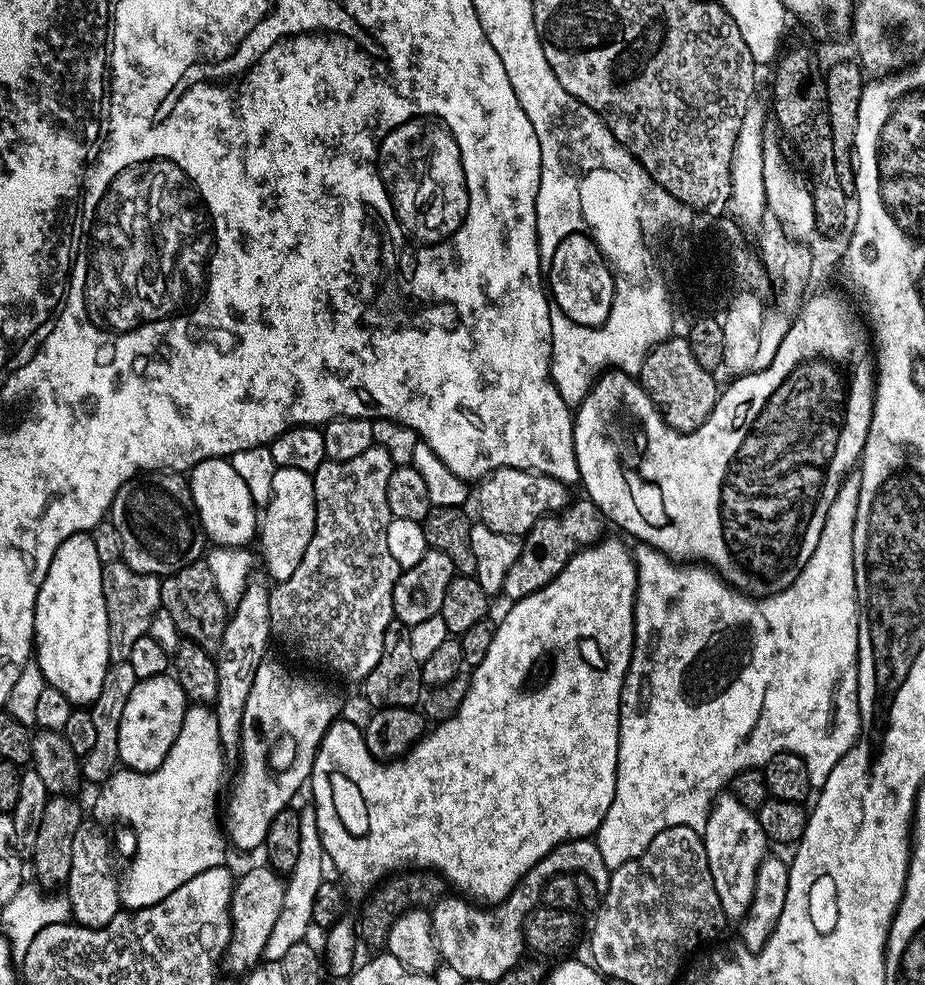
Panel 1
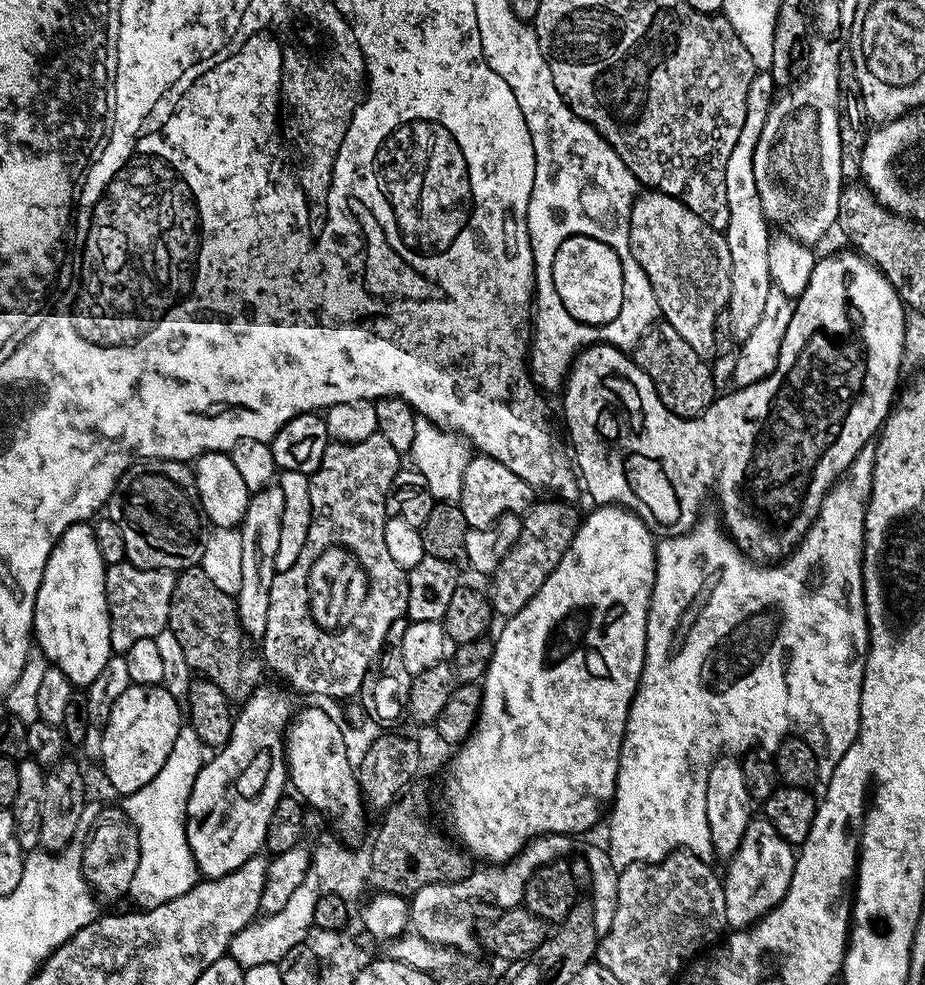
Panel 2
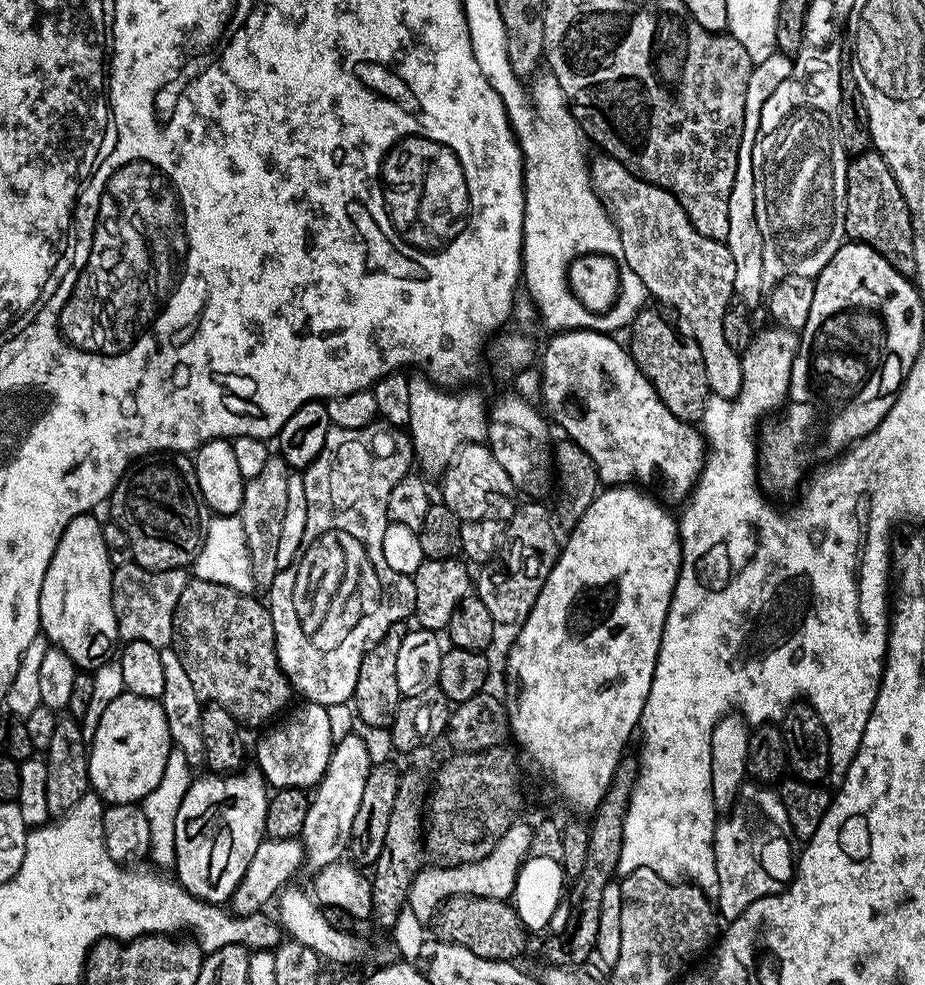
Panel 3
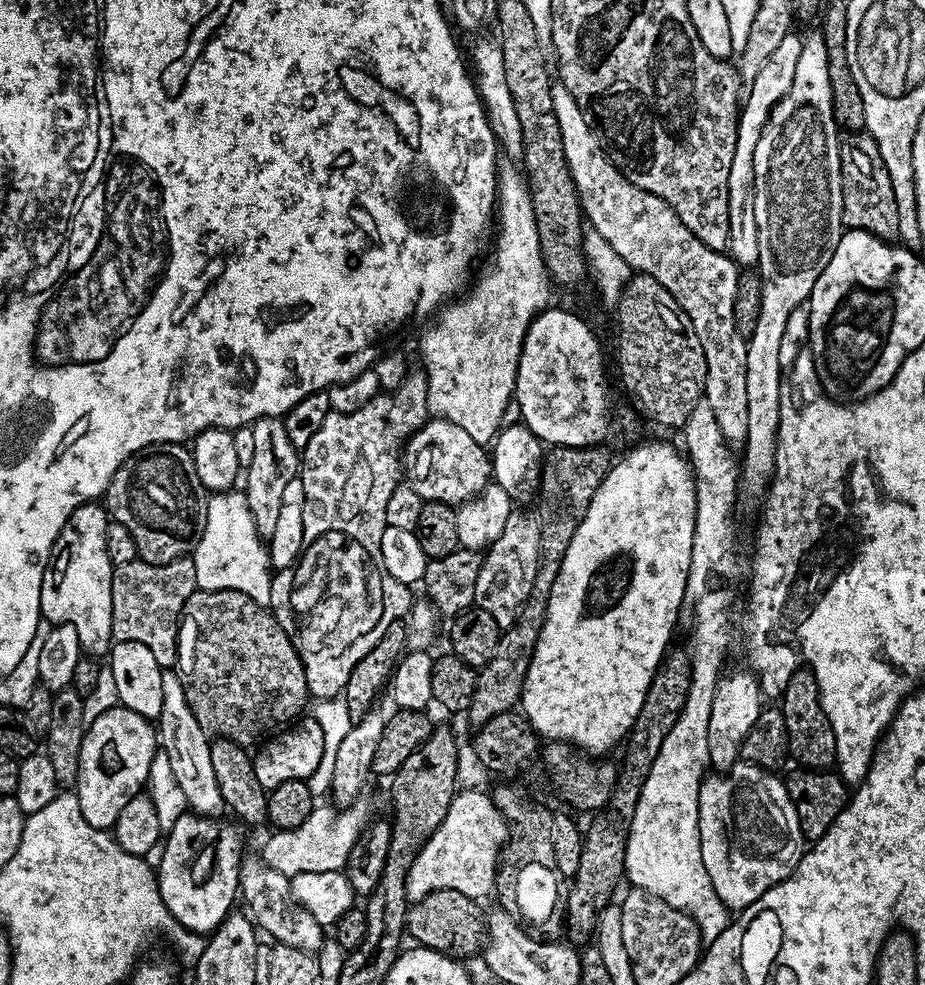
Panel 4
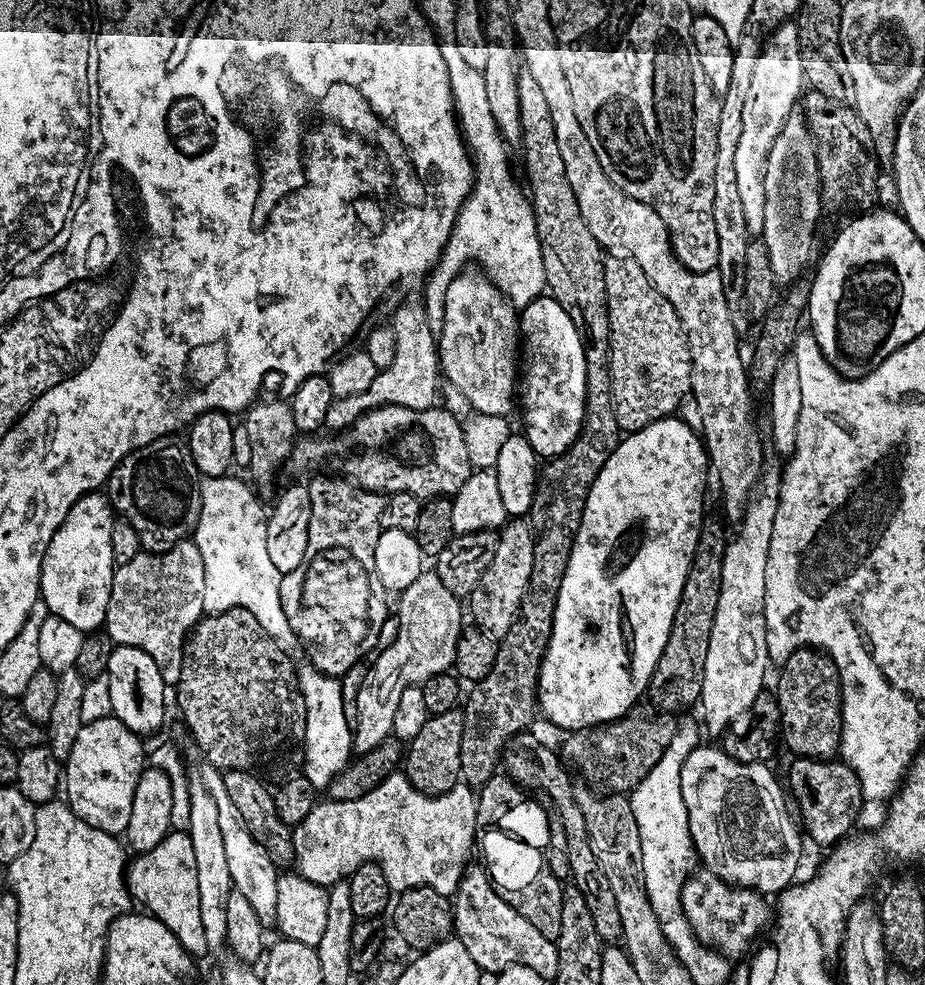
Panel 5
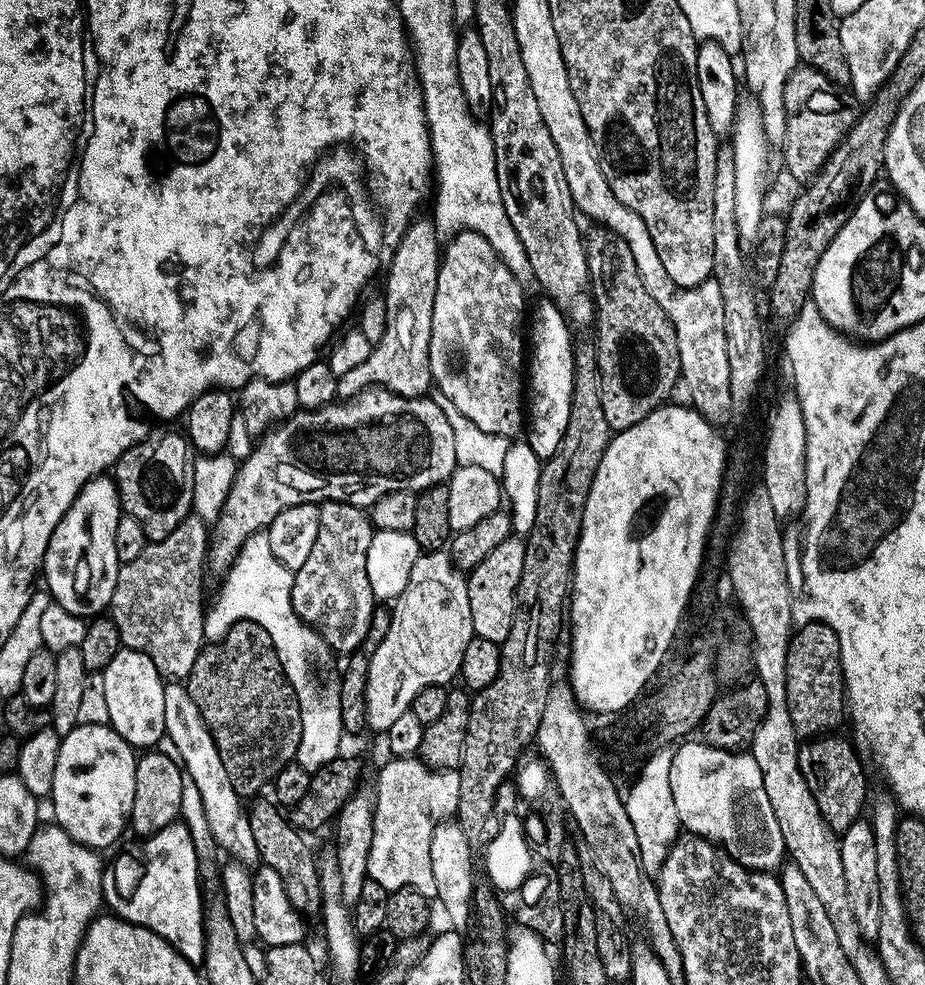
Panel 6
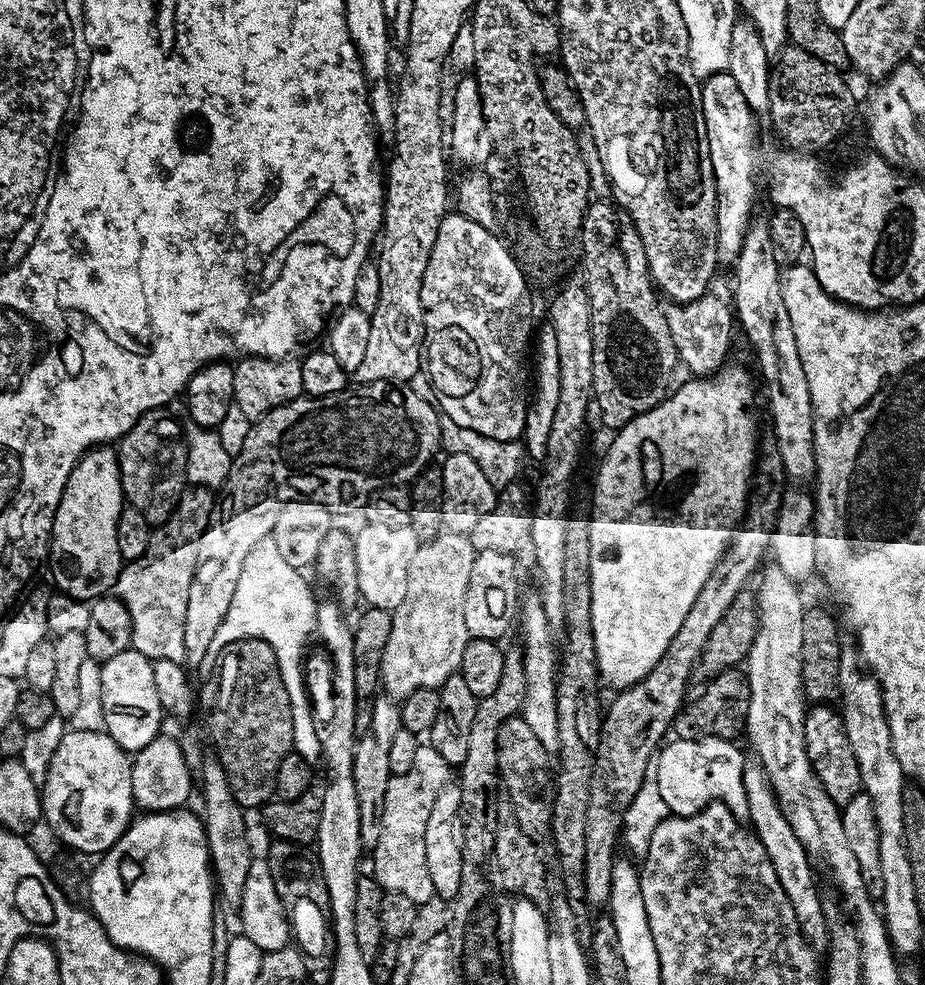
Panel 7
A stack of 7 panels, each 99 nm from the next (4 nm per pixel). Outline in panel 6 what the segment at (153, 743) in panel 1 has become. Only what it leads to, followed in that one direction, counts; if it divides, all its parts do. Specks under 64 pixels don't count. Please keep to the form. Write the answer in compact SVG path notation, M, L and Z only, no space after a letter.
M79 723L74 730L70 730L70 734L61 736L50 797L52 812L56 815L53 816L55 823L59 824L62 830L66 830L70 838L88 848L105 850L104 848L110 847L123 834L124 828L126 832L132 818L137 759L137 753L133 748L108 724Z

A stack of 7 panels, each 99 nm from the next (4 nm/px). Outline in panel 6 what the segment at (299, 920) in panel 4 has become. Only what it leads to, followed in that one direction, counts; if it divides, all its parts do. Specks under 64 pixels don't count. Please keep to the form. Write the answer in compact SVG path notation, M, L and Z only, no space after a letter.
M165 683L164 697L166 698L164 735L167 740L174 742L174 746L178 746L179 763L187 776L194 778L198 794L202 794L202 806L206 806L206 820L210 822L210 830L217 845L223 851L225 848L232 855L229 857L237 863L257 863L260 860L258 847L254 844L253 831L250 830L248 813L242 803L242 797L236 793L234 786L230 786L230 774L226 774L226 766L222 766L222 758L218 758L218 746L214 746L214 738L202 714L198 714L194 698L190 698L187 683Z

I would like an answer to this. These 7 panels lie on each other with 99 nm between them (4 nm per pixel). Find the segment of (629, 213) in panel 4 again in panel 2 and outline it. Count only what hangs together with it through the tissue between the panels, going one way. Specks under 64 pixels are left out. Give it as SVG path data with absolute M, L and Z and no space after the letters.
M644 190L641 193L637 200L635 197L631 201L632 213L628 215L630 250L650 282L654 298L658 298L663 323L674 326L674 330L678 330L678 334L682 334L683 340L692 347L694 354L711 361L712 355L717 355L718 352L714 338L716 323L727 309L730 298L732 263L727 235L721 229L702 222L702 218L698 218L694 210L664 192Z

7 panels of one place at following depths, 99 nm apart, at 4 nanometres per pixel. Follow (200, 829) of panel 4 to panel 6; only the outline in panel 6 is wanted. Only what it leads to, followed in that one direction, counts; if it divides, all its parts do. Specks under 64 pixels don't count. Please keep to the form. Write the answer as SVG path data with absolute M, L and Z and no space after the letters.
M177 822L166 826L162 830L158 830L153 836L141 839L140 845L137 848L132 848L129 852L124 852L117 858L113 864L110 864L110 870L104 873L104 904L109 908L111 915L118 916L120 919L130 922L131 924L137 924L143 928L148 928L154 934L158 934L163 940L170 946L174 946L174 950L178 950L189 963L200 966L204 962L204 954L206 949L206 942L204 942L204 922L206 922L206 915L204 910L204 899L202 895L202 881L200 879L200 869L202 867L202 861L196 856L194 850L194 842L190 838L190 830L186 830L186 826L182 822Z

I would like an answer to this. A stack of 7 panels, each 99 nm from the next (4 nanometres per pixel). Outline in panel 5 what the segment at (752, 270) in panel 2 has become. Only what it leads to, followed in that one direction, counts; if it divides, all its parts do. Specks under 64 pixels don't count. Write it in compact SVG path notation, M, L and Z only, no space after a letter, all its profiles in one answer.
M783 22L771 29L769 40L763 41L758 62L751 79L742 111L742 134L739 135L734 165L738 178L739 197L742 198L743 213L749 233L764 231L766 214L766 182L764 164L768 161L768 151L776 145L776 139L788 116L797 107L806 88L804 79L804 52L800 46L795 23Z

